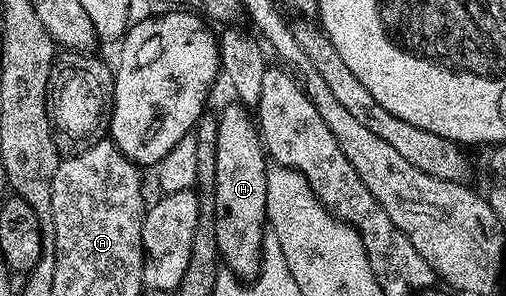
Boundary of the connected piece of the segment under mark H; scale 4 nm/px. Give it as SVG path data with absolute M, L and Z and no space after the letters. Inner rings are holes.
M239 104L219 111L217 120L217 188L214 199L216 210L216 247L220 253L219 261L241 280L251 280L260 271L262 256L262 236L266 229L266 188L268 187L269 159L266 157L264 143L260 140L258 123L245 107Z

